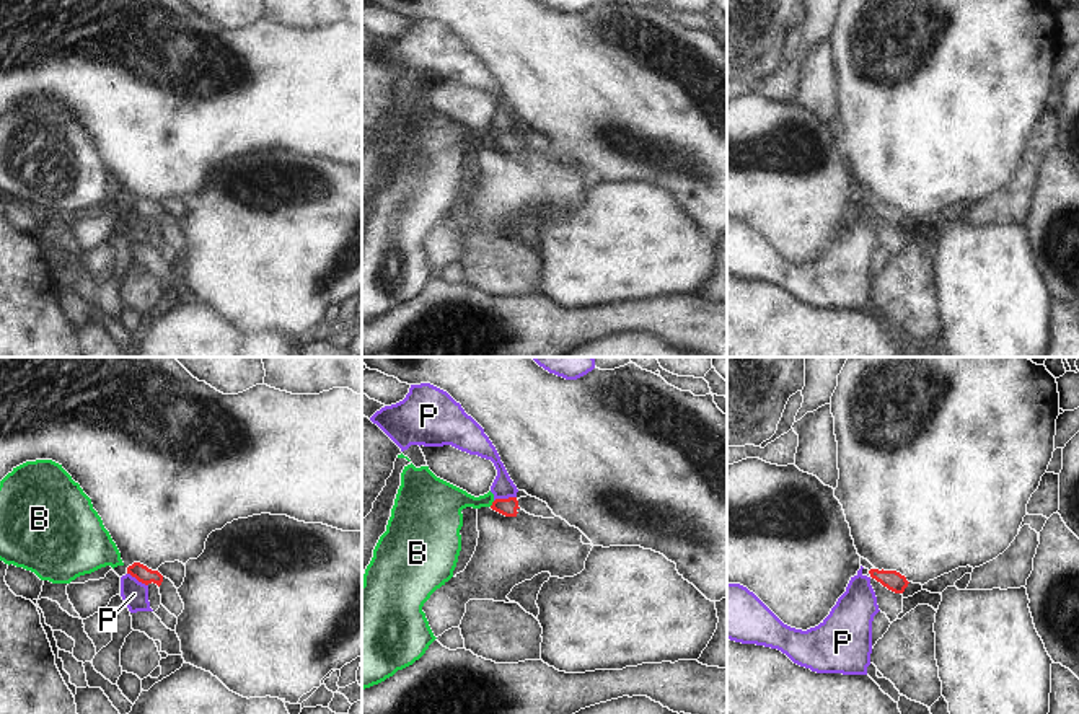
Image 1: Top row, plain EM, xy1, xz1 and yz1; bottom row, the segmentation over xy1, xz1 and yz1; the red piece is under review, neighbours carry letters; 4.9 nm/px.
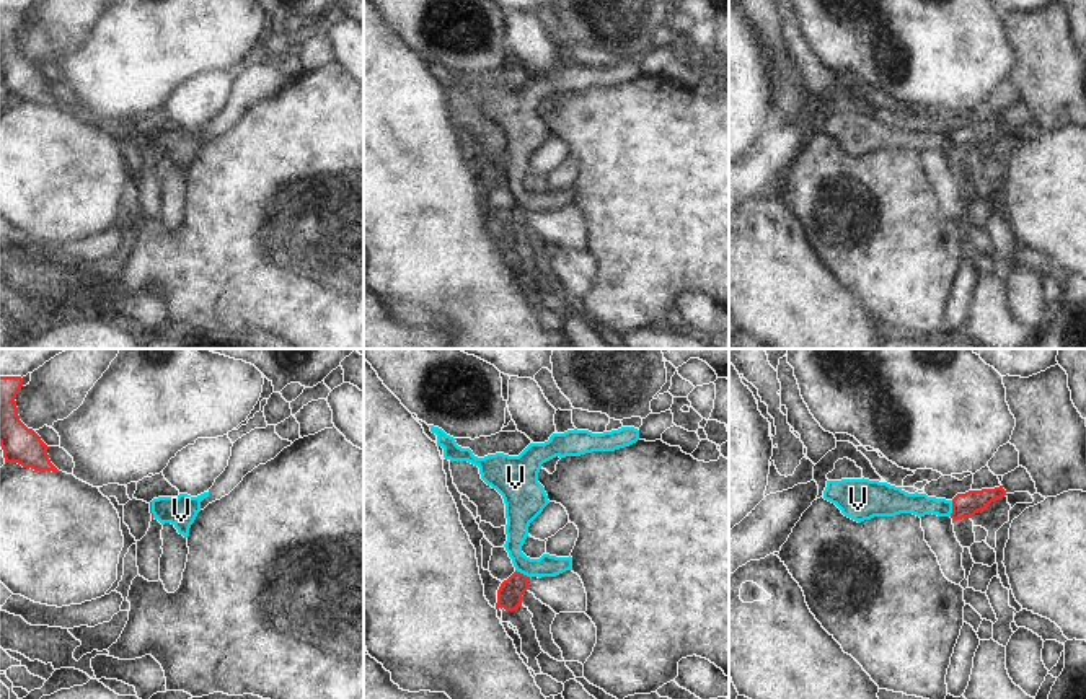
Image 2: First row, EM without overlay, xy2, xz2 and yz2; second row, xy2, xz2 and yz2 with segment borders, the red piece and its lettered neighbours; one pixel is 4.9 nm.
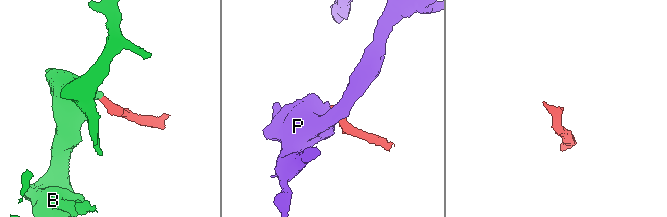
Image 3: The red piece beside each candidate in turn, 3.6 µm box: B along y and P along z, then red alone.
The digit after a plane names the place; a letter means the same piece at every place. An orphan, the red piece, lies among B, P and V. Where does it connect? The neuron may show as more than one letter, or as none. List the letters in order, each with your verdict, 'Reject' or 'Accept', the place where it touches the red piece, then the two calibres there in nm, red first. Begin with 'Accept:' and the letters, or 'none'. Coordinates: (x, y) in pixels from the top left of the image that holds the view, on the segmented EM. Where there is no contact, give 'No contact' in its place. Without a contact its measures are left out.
Accept: B
B: Accept. Touches red at xz1 (493, 504). Thickness 90 nm (red) against 200 nm
P: Reject. Touches red at xz1 (504, 499). Thickness 90 nm (red) against 110 nm
V: Reject. Touches red at yz2 (953, 509). Thickness 130 nm (red) against 110 nm

